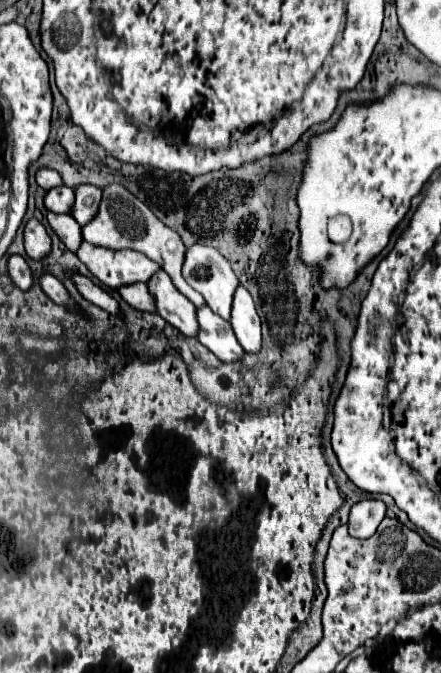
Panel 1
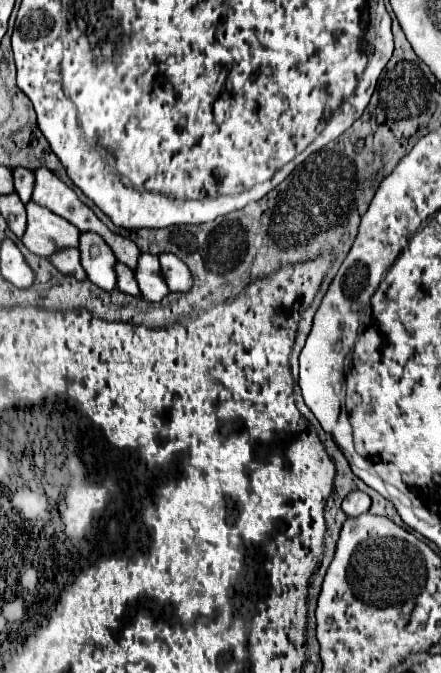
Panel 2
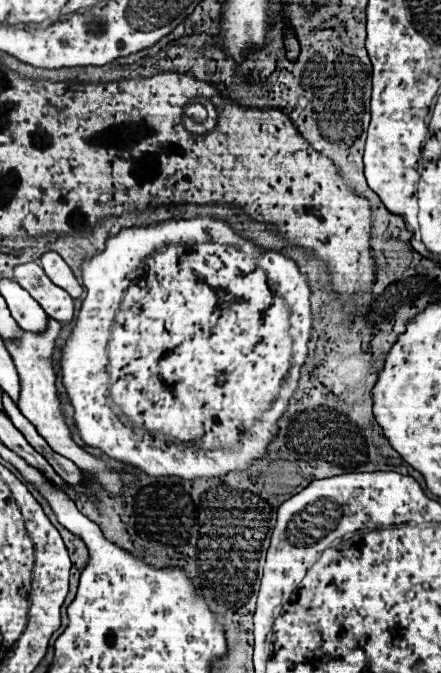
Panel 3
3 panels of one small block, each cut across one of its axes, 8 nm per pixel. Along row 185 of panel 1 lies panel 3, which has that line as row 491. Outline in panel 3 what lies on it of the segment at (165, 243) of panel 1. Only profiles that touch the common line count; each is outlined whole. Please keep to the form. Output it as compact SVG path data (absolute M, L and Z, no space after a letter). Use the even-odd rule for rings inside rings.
M48 318L46 330L42 334L34 334L34 332L22 332L22 336L18 340L4 340L14 366L18 370L20 376L20 398L18 398L18 408L20 412L36 426L36 430L42 434L42 438L50 444L50 448L58 454L62 454L64 458L72 460L80 470L90 470L92 474L96 474L96 478L102 482L102 486L110 492L116 492L122 488L120 482L120 474L118 472L108 472L104 468L102 458L94 458L90 456L84 448L76 446L72 436L70 436L70 428L64 424L64 414L60 410L60 394L56 392L56 372L54 372L54 360L52 360L52 350L54 350L54 340L60 332L60 322L56 322L54 318Z

